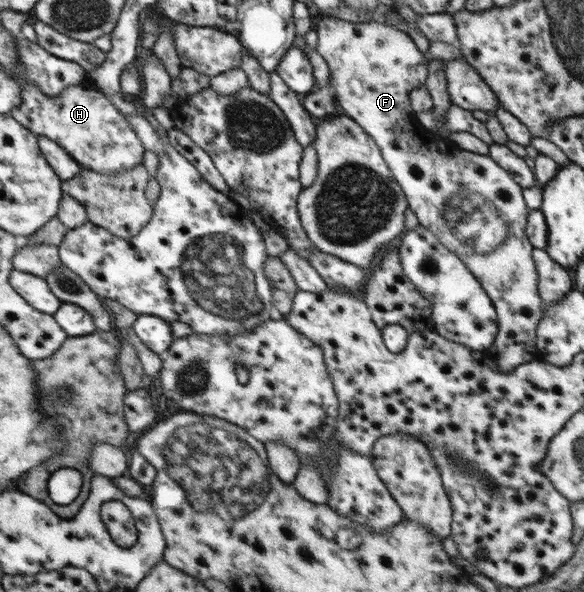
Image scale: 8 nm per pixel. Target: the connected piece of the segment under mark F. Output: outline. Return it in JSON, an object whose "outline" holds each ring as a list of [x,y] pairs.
{"outline":[[[328,16],[318,20],[314,30],[318,33],[316,50],[331,70],[331,85],[335,88],[339,112],[352,117],[370,134],[375,144],[382,149],[395,179],[403,185],[419,224],[428,228],[440,240],[440,244],[451,249],[466,264],[469,272],[491,297],[497,312],[498,332],[495,342],[486,353],[497,360],[496,368],[507,373],[514,371],[520,364],[536,360],[539,354],[538,328],[546,308],[539,292],[534,246],[524,234],[528,208],[524,204],[518,181],[489,154],[484,156],[464,152],[458,145],[441,139],[434,131],[426,130],[417,123],[409,94],[414,88],[425,84],[429,61],[408,34],[382,22],[352,23]]]}

